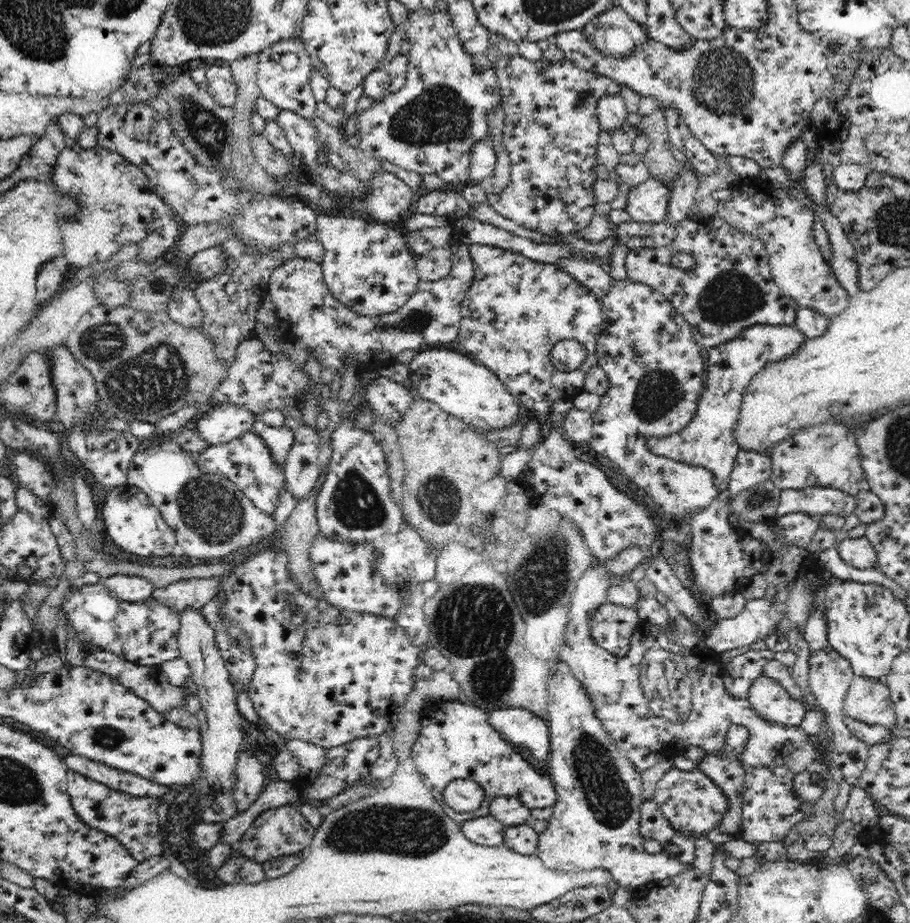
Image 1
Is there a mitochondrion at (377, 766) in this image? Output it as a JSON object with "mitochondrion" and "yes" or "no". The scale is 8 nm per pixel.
{"mitochondrion":"no"}

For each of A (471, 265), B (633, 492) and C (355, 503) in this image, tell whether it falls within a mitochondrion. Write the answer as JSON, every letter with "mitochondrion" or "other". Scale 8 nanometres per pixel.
{"A":"other","B":"other","C":"mitochondrion"}

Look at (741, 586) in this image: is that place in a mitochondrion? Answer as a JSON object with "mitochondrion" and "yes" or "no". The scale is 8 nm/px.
{"mitochondrion":"no"}

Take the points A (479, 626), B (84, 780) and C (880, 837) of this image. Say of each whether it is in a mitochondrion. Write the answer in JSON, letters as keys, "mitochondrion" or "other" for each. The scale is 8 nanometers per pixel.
{"A":"mitochondrion","B":"other","C":"other"}

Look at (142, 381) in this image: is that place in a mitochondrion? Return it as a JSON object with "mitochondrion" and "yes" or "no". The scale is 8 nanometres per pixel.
{"mitochondrion":"yes"}

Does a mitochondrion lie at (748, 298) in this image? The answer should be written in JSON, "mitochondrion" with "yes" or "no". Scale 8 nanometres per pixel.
{"mitochondrion":"yes"}

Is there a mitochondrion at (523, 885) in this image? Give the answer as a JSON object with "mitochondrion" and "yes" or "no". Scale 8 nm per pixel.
{"mitochondrion":"no"}

